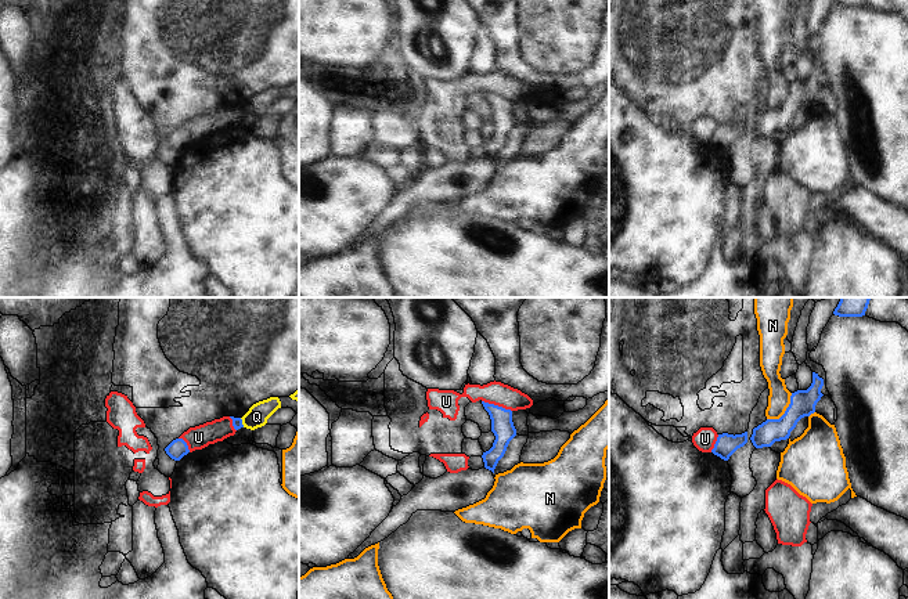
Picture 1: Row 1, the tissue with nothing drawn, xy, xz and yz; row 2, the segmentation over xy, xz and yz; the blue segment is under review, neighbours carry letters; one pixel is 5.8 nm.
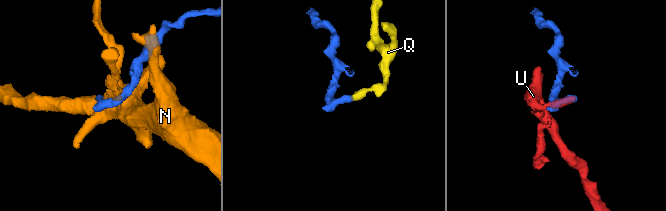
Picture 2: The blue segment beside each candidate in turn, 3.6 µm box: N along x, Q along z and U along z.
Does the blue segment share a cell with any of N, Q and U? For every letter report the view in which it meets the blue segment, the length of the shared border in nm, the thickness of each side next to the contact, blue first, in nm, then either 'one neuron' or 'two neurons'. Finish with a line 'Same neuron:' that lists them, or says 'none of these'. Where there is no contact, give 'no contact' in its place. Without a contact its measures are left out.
N: yz | 220 nm | 150/130 nm | two neurons
Q: xy | 60 nm | 60/120 nm | two neurons
U: xz | 190 nm | 130/140 nm | two neurons
Same neuron: none of these

